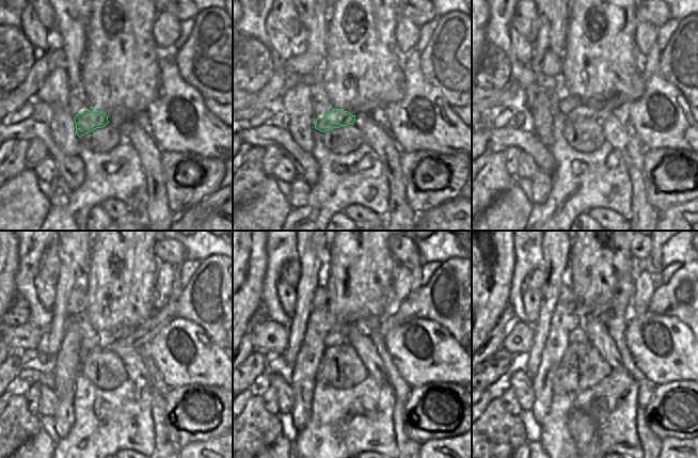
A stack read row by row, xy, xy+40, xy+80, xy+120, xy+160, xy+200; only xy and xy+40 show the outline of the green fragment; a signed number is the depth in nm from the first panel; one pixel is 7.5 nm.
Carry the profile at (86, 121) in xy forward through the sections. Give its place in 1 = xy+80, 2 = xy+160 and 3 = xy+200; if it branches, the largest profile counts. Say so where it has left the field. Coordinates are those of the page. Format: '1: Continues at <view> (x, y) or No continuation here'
1: Continues at xy+80 (596, 108)
2: Continues at xy+160 (449, 298)
3: Continues at xy+200 (688, 296).

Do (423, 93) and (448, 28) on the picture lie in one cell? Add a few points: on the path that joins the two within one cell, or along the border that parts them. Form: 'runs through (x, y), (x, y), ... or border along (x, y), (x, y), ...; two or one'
border along (417, 63), (422, 75), (440, 91), (445, 99); two

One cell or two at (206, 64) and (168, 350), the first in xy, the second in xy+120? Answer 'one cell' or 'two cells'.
two cells

